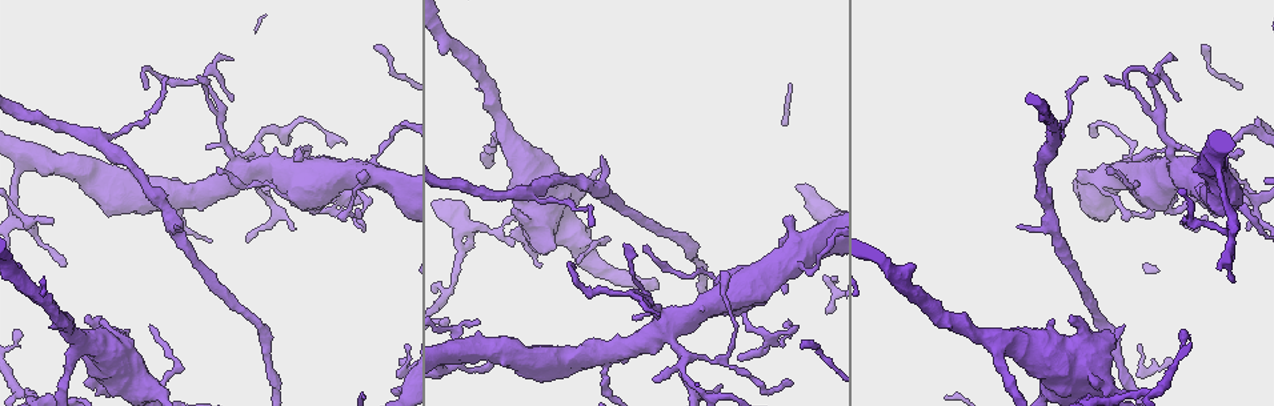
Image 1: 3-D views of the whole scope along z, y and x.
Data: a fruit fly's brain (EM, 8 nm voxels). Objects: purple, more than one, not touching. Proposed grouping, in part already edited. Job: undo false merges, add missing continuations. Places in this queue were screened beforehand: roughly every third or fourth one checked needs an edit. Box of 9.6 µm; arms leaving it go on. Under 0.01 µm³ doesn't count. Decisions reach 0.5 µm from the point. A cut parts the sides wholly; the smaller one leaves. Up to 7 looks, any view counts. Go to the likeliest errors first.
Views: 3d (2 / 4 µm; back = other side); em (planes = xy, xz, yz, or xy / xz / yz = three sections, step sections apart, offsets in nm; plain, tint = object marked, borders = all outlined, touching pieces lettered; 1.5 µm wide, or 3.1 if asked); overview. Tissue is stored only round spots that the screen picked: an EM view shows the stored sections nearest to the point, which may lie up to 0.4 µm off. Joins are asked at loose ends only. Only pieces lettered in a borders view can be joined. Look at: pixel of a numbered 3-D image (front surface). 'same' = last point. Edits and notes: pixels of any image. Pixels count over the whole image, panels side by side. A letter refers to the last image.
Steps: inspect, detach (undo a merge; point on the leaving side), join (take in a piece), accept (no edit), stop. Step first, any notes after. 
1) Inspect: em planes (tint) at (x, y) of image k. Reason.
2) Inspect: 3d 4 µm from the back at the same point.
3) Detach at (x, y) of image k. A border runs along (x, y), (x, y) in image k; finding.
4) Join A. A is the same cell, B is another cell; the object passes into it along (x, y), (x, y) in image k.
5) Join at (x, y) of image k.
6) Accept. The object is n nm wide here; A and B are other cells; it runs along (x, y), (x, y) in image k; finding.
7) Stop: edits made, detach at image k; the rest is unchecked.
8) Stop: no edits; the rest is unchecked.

Inspect: em planes (borders) at (1144, 196) of image 1. Sudden change in width.

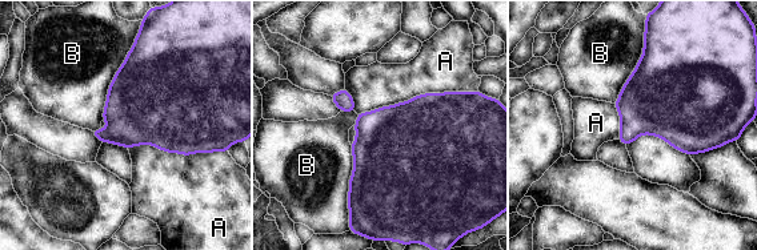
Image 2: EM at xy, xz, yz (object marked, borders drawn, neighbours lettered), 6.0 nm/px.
Accept. A and B are other cells; all the same neuron.

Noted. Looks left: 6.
Inspect: em xz step 8 (tint) at (1206, 218) of image 1. Tapers out.

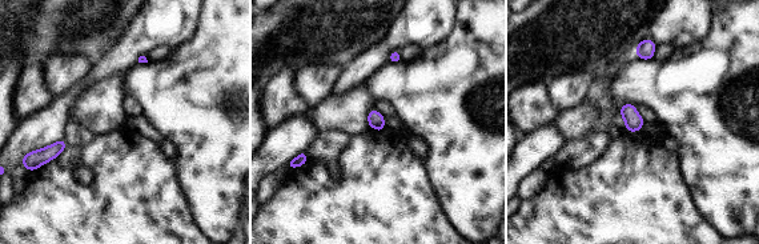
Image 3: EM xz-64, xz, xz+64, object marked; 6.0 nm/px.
Inspect: em planes (borders) at the same point.

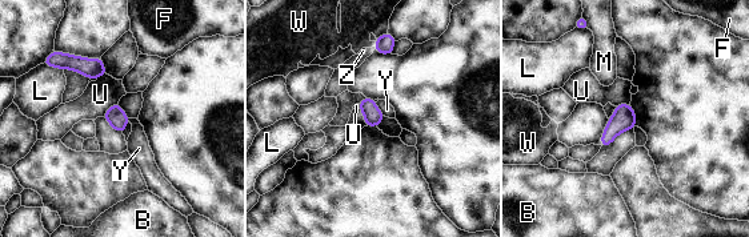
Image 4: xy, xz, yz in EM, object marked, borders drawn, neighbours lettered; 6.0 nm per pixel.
Accept. The longest contact is with U, 130 nm; B, F, L, M, U, W, Y and Z are other cells; a border runs along (375, 103), (384, 115) in image 4; none of them fits.

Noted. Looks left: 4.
Inspect: em planes (plain) at (401, 389) of image 1. Thick turns thin.

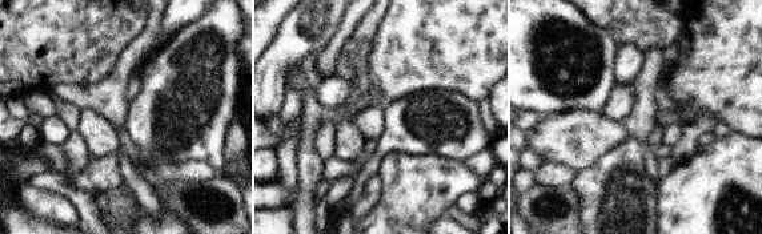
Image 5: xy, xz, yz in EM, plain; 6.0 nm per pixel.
Inspect: em planes (borders) at the same point.

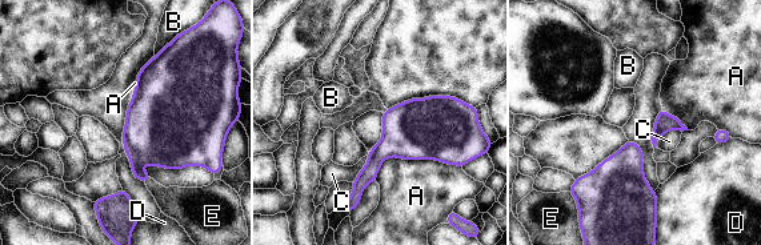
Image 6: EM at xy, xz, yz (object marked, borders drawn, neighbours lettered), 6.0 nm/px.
Accept. The object is 80 nm wide here; A, B, C, D and E are other cells; a border runs along (681, 131), (668, 129), (655, 147) in image 6; one neuron here.

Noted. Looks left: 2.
Stop: no edits; the rest is unchecked.

